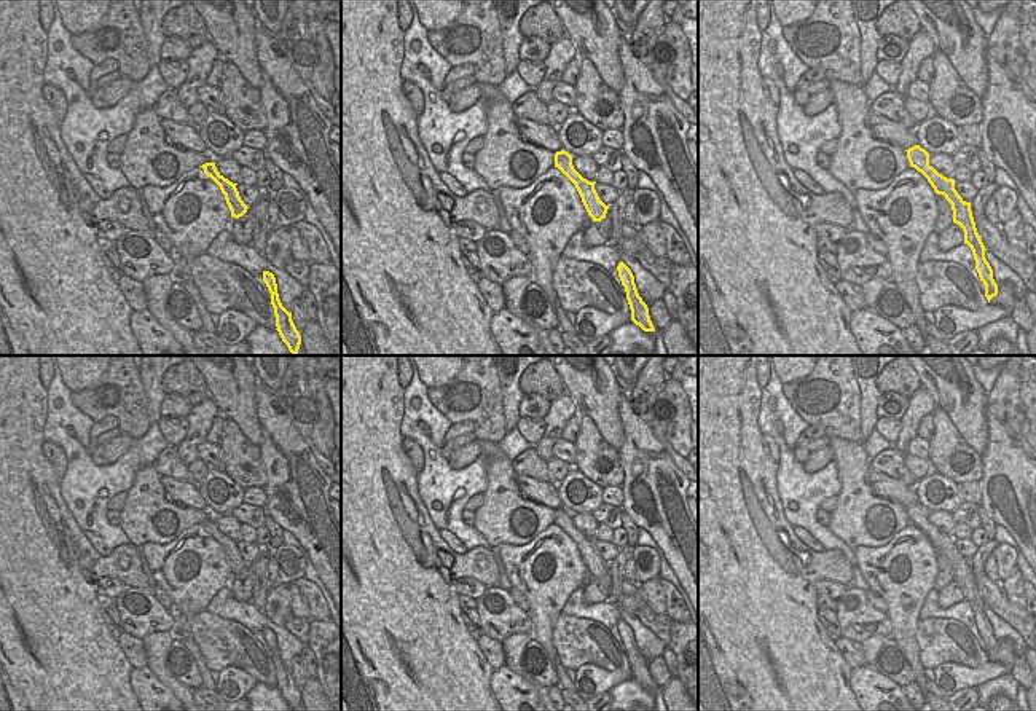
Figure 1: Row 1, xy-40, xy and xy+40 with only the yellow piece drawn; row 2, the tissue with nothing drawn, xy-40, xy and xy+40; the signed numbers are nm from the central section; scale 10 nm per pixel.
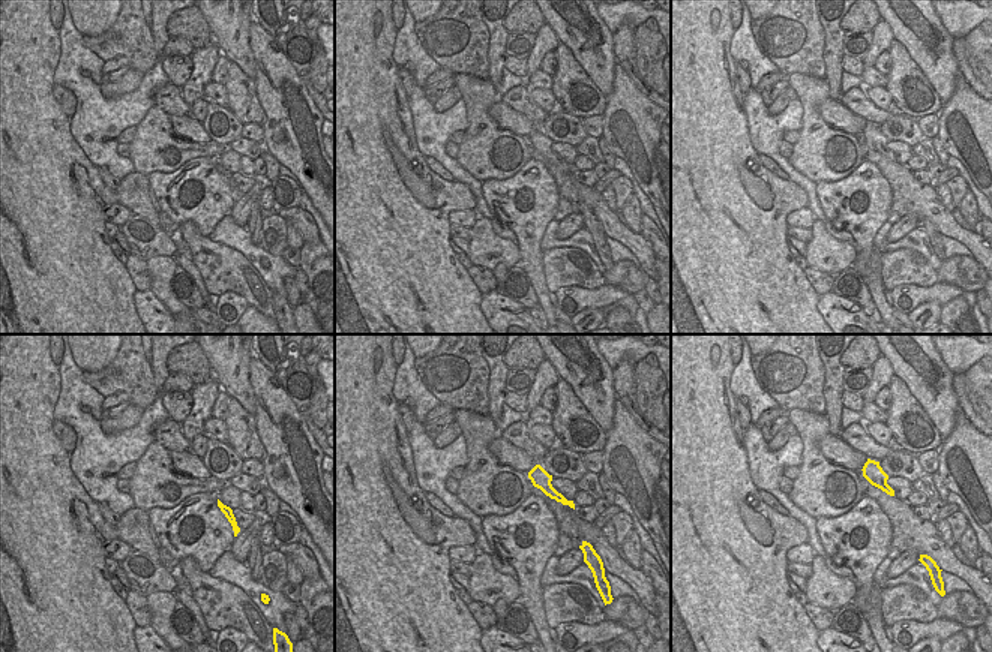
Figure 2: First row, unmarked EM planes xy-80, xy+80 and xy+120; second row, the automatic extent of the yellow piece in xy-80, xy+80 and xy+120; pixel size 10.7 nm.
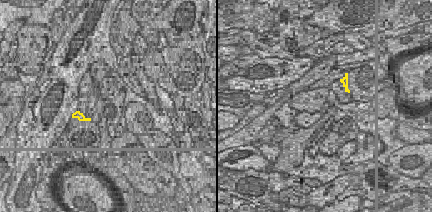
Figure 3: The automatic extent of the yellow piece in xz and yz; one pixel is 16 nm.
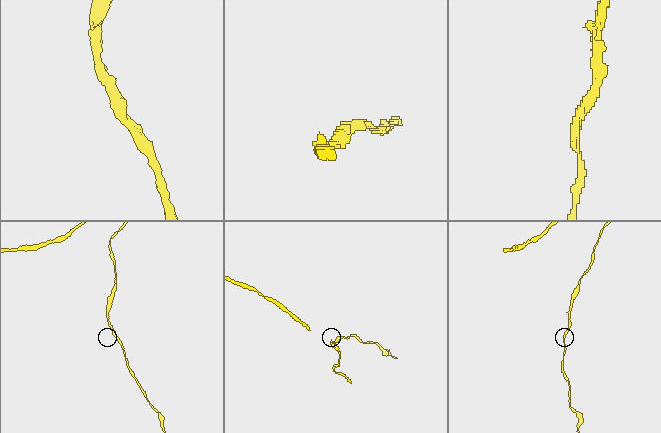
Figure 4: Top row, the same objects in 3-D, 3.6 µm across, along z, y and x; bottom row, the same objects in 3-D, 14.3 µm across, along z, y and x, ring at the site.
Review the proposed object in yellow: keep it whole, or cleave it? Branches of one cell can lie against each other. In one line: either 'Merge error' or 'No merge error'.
No merge error.

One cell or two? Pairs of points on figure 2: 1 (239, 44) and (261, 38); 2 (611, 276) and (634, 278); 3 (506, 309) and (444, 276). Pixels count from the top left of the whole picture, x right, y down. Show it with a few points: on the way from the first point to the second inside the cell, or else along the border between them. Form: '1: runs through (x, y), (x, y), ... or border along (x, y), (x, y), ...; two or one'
1: border along (251, 20), (249, 48), (255, 75); two
2: runs through (617, 276), (628, 276); one
3: border along (482, 294), (480, 312), (485, 318); two

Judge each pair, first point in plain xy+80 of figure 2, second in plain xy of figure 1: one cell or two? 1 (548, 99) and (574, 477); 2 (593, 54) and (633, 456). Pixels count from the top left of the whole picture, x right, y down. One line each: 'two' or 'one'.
1: two
2: two

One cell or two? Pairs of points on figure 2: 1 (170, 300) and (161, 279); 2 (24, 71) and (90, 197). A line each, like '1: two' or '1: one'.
1: one
2: one

